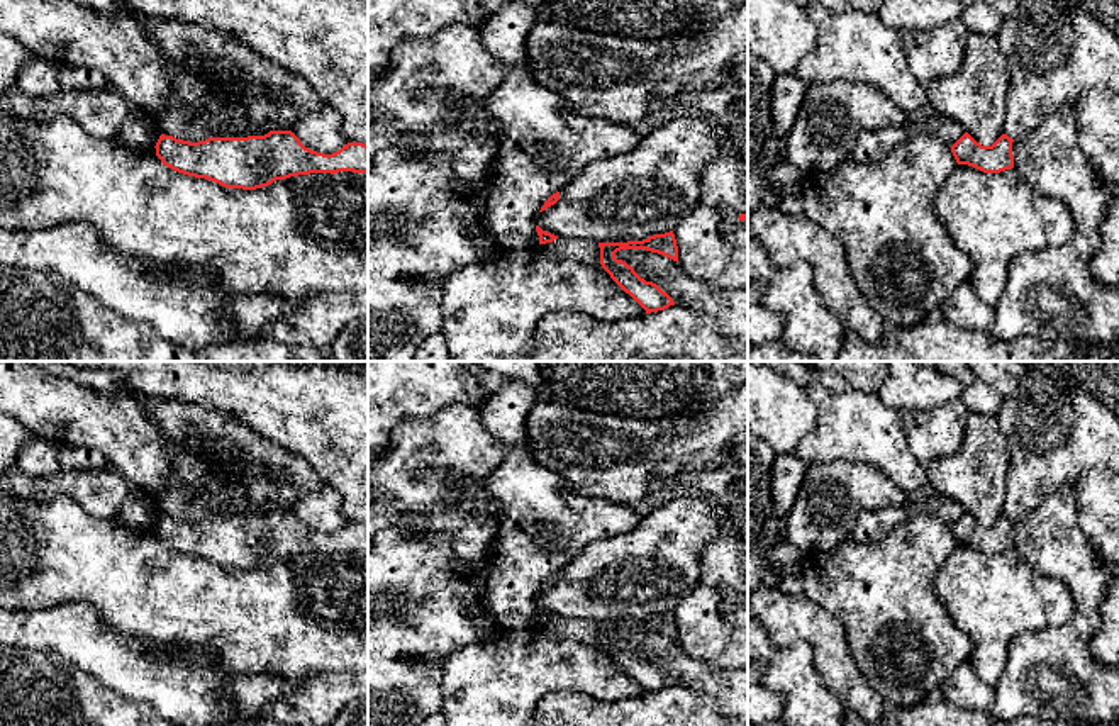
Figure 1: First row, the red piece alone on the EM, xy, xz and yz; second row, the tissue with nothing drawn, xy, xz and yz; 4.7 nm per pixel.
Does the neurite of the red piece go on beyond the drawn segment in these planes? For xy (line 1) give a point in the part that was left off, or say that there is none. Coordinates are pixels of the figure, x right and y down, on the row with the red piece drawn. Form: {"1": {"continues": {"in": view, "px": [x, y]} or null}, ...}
{"1": {"continues": null}}

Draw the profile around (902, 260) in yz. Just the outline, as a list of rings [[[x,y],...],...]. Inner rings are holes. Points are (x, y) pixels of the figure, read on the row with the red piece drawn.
[[[919,134],[873,163],[848,159],[832,170],[802,175],[805,217],[841,243],[860,293],[887,326],[912,326],[934,317],[944,300],[971,275],[971,258],[955,244],[934,209],[936,193],[956,166],[948,144],[934,136]]]

